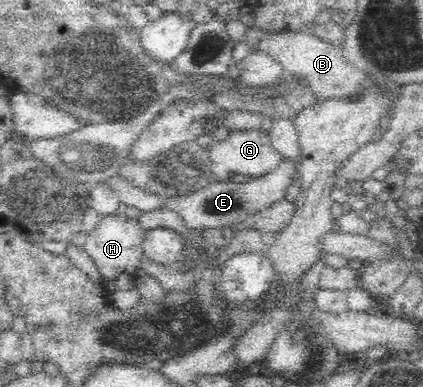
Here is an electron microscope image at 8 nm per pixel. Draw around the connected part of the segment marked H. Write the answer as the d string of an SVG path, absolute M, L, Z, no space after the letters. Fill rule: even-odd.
M117 214L101 218L92 231L85 233L87 237L82 248L91 257L93 266L102 278L114 280L122 273L132 275L137 268L140 269L140 258L143 256L141 243L146 231L141 227L138 218L130 219Z

